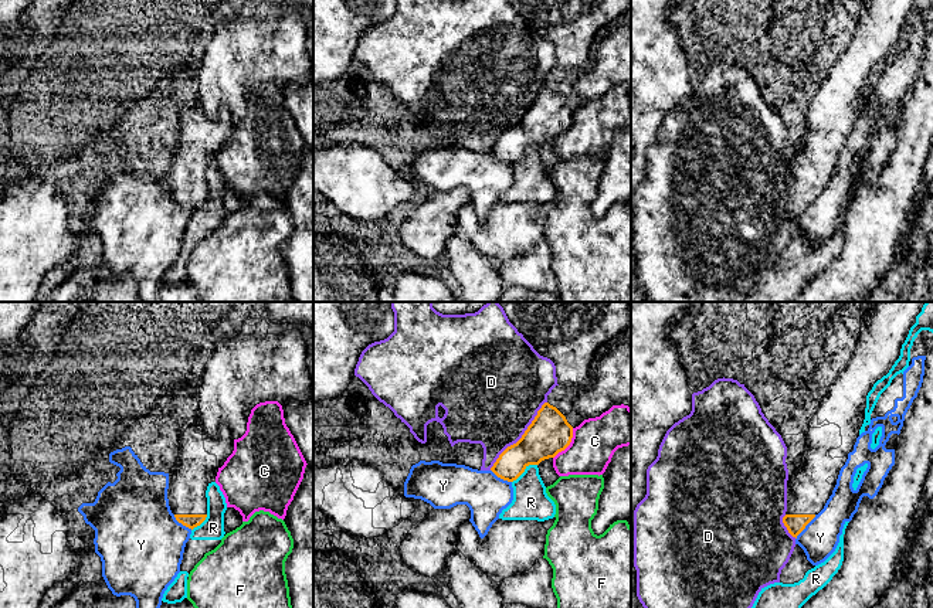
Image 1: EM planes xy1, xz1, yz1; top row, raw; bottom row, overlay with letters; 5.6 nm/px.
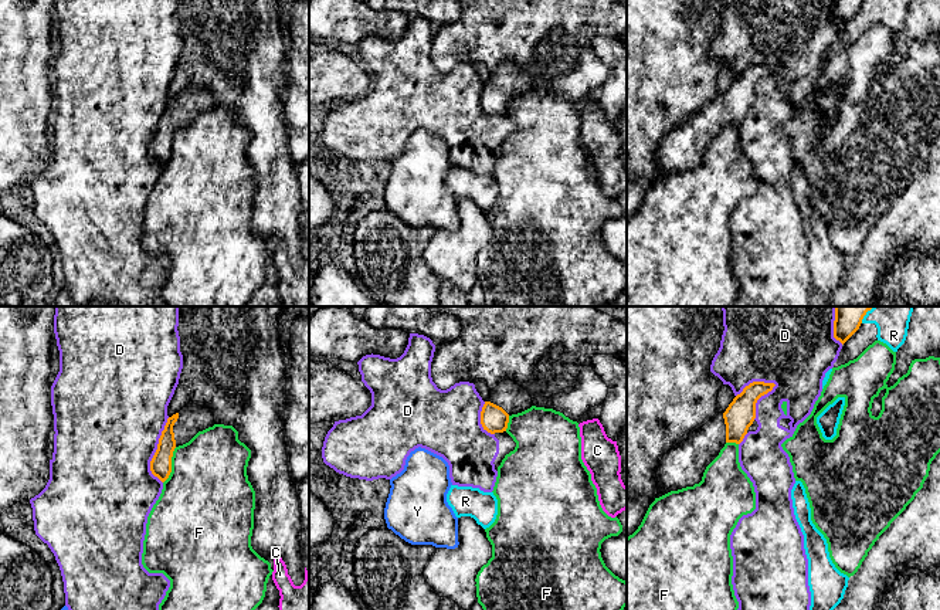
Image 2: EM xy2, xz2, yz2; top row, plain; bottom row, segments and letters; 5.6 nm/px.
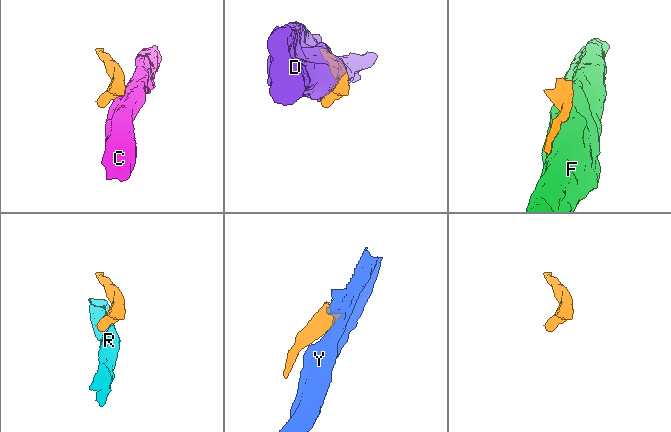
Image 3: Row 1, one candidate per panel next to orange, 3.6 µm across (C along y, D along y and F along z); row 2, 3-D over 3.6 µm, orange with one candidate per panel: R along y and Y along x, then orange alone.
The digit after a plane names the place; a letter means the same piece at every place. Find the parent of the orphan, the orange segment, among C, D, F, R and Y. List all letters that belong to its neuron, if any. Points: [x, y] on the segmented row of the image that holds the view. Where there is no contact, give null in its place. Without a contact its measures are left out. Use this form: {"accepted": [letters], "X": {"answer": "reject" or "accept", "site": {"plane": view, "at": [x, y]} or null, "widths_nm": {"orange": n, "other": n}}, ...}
{"accepted": [], "C": {"answer": "reject", "site": {"plane": "xz1", "at": [569, 444]}, "widths_nm": {"orange": 240, "other": 260}}, "D": {"answer": "reject", "site": {"plane": "yz2", "at": [759, 397]}, "widths_nm": {"orange": 170, "other": 320}}, "F": {"answer": "reject", "site": {"plane": "xy2", "at": [170, 466]}, "widths_nm": {"orange": 130, "other": 460}}, "R": {"answer": "reject", "site": {"plane": "xz1", "at": [523, 471]}, "widths_nm": {"orange": 240, "other": 200}}, "Y": {"answer": "reject", "site": {"plane": "yz1", "at": [804, 527]}, "widths_nm": {"orange": 110, "other": 200}}}

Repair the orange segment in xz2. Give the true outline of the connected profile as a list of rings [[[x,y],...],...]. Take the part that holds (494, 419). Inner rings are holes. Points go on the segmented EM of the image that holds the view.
[[[502,380],[491,390],[489,400],[482,407],[481,424],[491,434],[503,433],[512,414],[522,413],[532,406],[527,390],[512,380]]]

